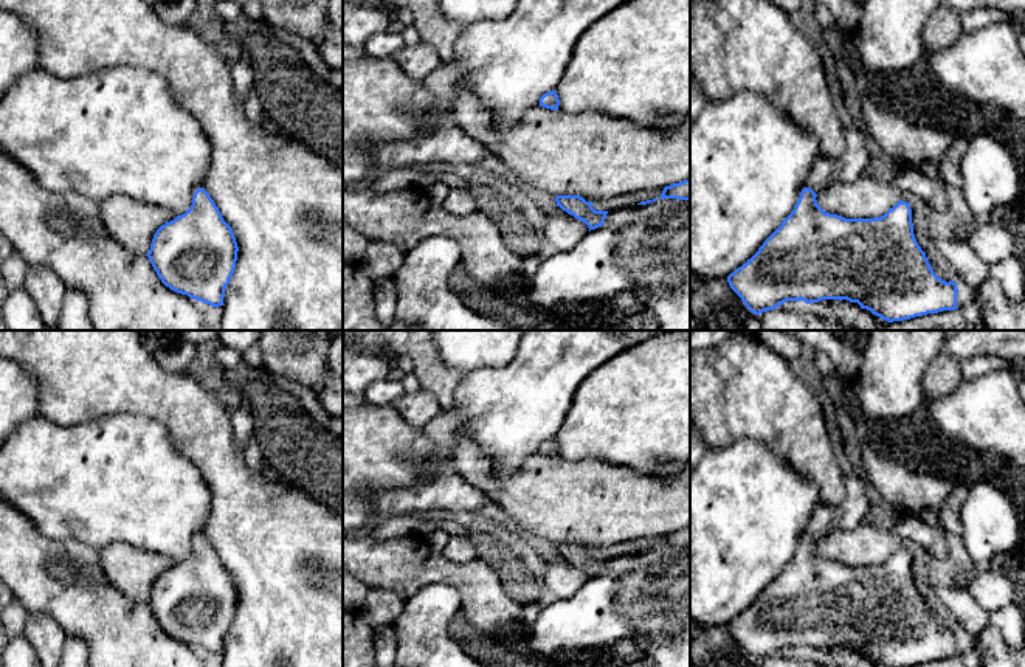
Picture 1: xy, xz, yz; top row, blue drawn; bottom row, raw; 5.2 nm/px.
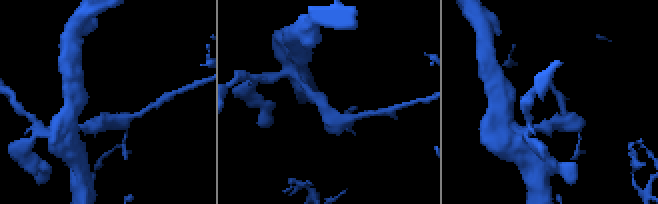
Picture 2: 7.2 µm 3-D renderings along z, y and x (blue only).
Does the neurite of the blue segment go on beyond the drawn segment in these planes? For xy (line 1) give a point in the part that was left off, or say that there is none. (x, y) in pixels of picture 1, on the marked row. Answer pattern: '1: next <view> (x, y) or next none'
1: next none

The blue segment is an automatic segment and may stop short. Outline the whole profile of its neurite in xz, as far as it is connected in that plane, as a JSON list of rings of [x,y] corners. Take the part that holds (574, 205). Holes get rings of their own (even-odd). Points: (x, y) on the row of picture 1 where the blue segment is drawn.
[[[557,195],[555,202],[563,211],[585,222],[589,231],[602,226],[608,214],[608,211],[595,211],[592,202],[580,195]]]

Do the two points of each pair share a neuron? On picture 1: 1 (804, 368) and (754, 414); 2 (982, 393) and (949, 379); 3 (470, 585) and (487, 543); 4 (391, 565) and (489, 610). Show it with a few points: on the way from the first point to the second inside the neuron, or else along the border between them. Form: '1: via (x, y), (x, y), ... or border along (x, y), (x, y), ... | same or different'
1: border along (788, 362), (793, 373), (819, 402) | different
2: border along (962, 377), (949, 394), (929, 404) | different
3: border along (476, 557), (495, 570), (503, 588) | different
4: via (416, 565), (452, 573), (464, 585) | same

